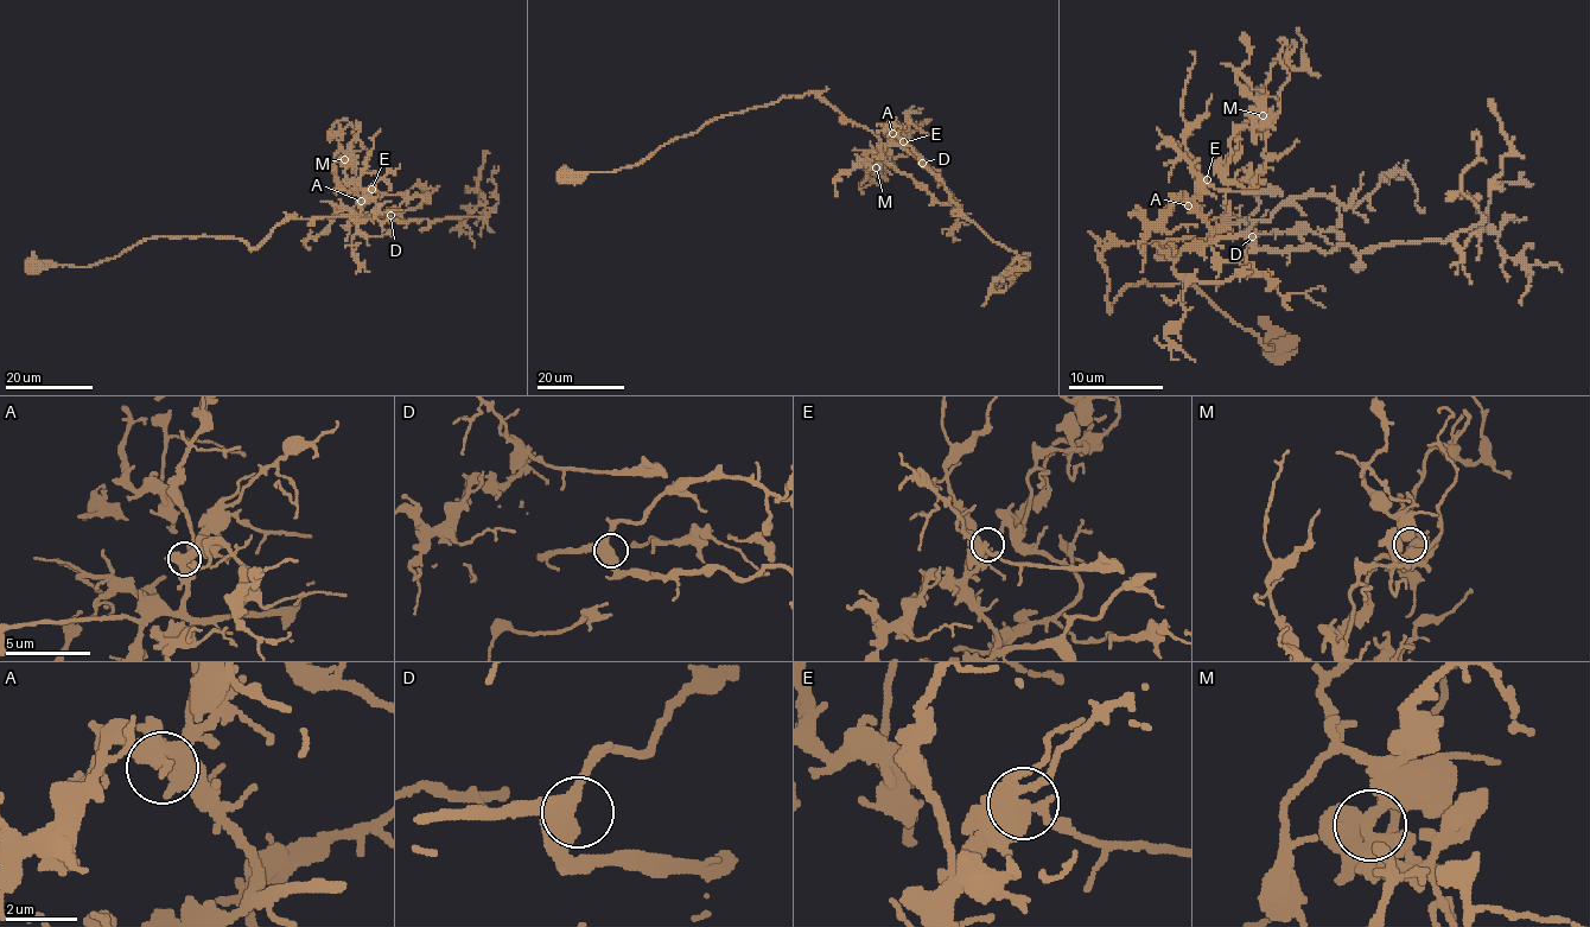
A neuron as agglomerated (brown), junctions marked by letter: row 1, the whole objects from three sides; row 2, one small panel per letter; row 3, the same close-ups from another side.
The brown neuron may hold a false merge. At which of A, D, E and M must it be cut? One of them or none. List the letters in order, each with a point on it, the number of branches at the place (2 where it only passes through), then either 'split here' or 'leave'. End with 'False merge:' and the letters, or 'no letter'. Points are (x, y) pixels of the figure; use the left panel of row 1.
A: (361, 201) | 3 | leave
D: (390, 215) | 3 | leave
E: (371, 189) | 3 | leave
M: (344, 159) | 3 | leave
False merge: no letter

